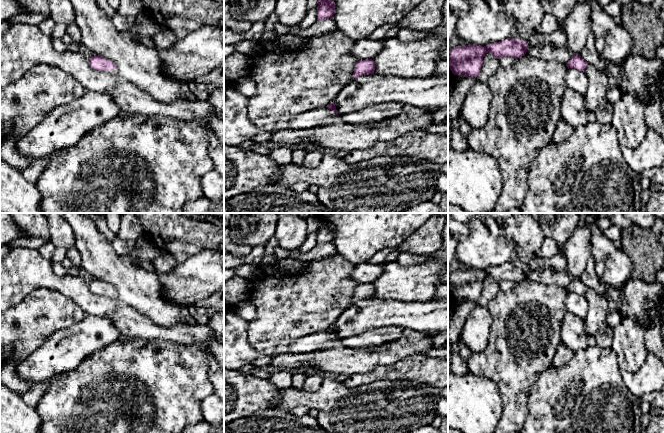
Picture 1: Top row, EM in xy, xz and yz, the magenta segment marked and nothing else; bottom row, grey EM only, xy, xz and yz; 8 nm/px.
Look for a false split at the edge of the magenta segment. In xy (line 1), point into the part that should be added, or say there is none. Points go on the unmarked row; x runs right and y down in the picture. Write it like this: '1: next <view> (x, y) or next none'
1: next none

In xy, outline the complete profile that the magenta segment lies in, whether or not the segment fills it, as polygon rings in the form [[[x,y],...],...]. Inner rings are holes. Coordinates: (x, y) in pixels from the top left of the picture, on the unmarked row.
[[[94,279],[89,284],[89,287],[93,293],[98,295],[108,295],[108,294],[112,295],[115,292],[113,286],[99,279]]]

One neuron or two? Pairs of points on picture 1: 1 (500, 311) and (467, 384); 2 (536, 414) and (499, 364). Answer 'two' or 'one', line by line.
1: two
2: two

